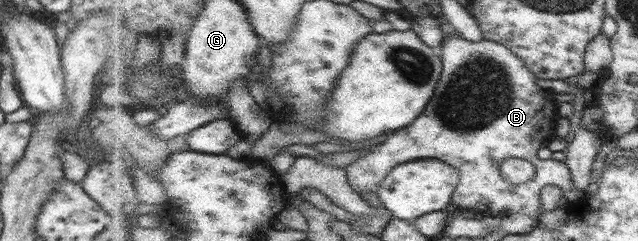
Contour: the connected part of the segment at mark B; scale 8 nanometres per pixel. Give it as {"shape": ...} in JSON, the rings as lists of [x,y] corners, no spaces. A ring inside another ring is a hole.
{"shape":[[[462,35],[446,39],[443,50],[445,70],[443,81],[439,84],[432,106],[424,112],[424,118],[418,118],[406,129],[392,133],[382,146],[374,148],[374,152],[362,156],[347,167],[349,179],[356,192],[368,196],[368,192],[378,193],[381,184],[390,176],[398,165],[418,158],[439,158],[449,162],[461,172],[461,184],[453,196],[453,204],[462,209],[474,209],[485,215],[507,216],[511,213],[524,213],[537,220],[545,215],[542,206],[543,190],[548,185],[559,185],[563,188],[563,196],[573,205],[580,205],[585,197],[582,189],[576,188],[572,180],[571,170],[567,164],[554,159],[542,160],[540,150],[556,139],[556,114],[554,93],[542,88],[538,76],[526,66],[509,46],[490,39],[478,42],[467,40]],[[509,158],[531,160],[538,167],[538,176],[526,184],[510,182],[502,172],[502,165]]]}

